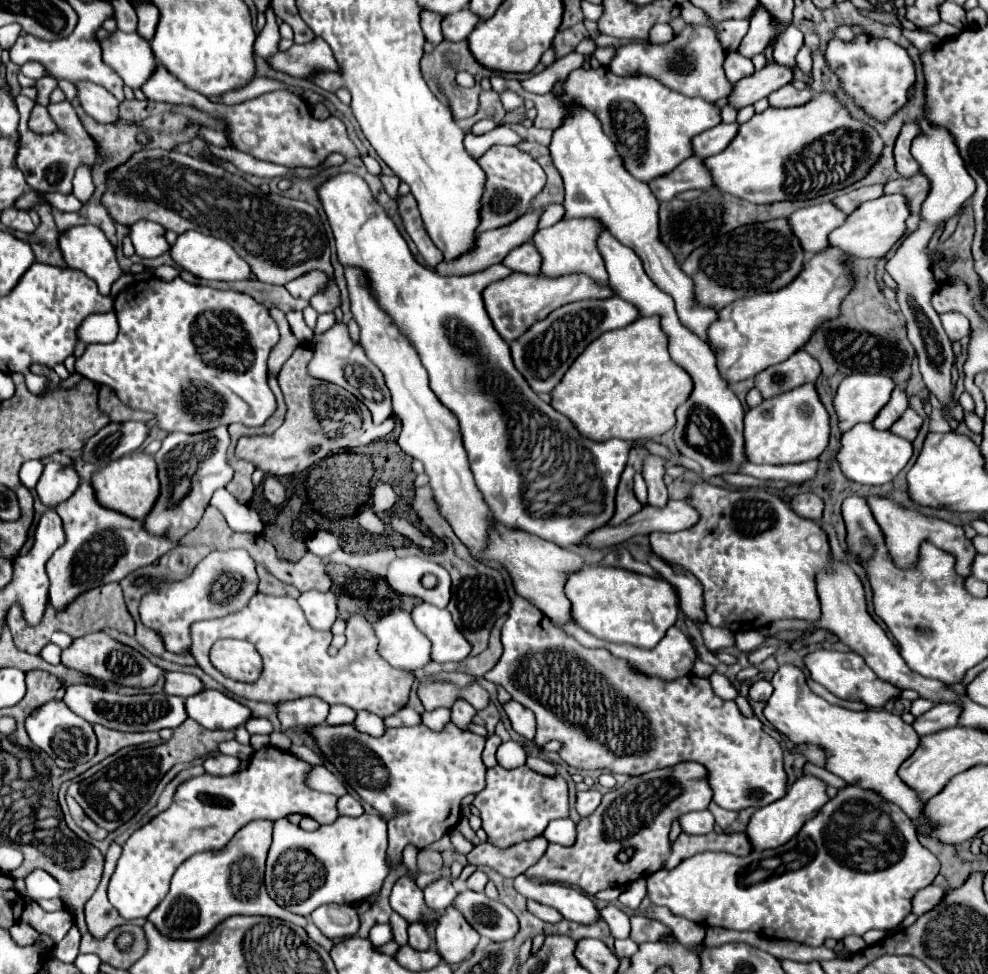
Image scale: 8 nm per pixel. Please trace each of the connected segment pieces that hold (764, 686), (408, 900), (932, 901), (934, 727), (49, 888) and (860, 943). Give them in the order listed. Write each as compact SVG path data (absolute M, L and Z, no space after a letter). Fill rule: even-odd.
M758 680L750 686L750 692L748 692L748 698L750 700L760 700L760 702L766 702L770 696L772 696L772 684L768 680Z
M402 876L396 880L394 888L392 888L392 896L390 896L390 904L394 908L394 912L398 912L400 916L404 916L408 922L416 922L422 920L422 914L426 918L438 918L440 912L430 910L424 904L422 898L422 890L416 886L414 880L410 880L408 876Z
M930 884L930 886L922 888L922 890L918 890L916 896L912 898L912 914L920 916L920 914L932 910L932 908L942 900L944 892L946 892L946 888L934 886L934 884Z
M938 704L932 710L928 710L926 714L918 716L914 720L914 730L918 732L918 736L928 736L934 732L940 732L944 728L952 728L958 724L958 716L960 716L960 708L956 704Z
M36 868L36 870L32 870L32 884L26 886L26 896L30 900L40 900L40 898L58 898L60 900L62 888L54 876Z
M848 936L841 940L844 948L849 950L850 953L860 952L866 948L867 944L860 936Z

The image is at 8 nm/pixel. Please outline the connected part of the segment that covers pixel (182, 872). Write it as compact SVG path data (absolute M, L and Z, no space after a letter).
M254 820L238 830L226 848L218 852L200 852L190 856L174 872L168 896L158 904L148 920L158 928L160 934L174 940L202 940L220 922L236 914L280 918L304 928L308 924L308 918L280 908L264 888L264 862L270 842L272 822Z

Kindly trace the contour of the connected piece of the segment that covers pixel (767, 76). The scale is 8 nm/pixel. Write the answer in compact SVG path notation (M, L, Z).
M780 64L764 66L762 70L754 72L752 76L746 76L738 80L728 94L728 106L740 110L744 106L750 106L762 98L768 98L770 92L782 88L792 80L792 70L784 68Z

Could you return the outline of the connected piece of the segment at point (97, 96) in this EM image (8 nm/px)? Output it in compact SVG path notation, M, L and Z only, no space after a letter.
M76 84L78 98L88 116L100 124L110 124L118 120L118 100L98 84Z

